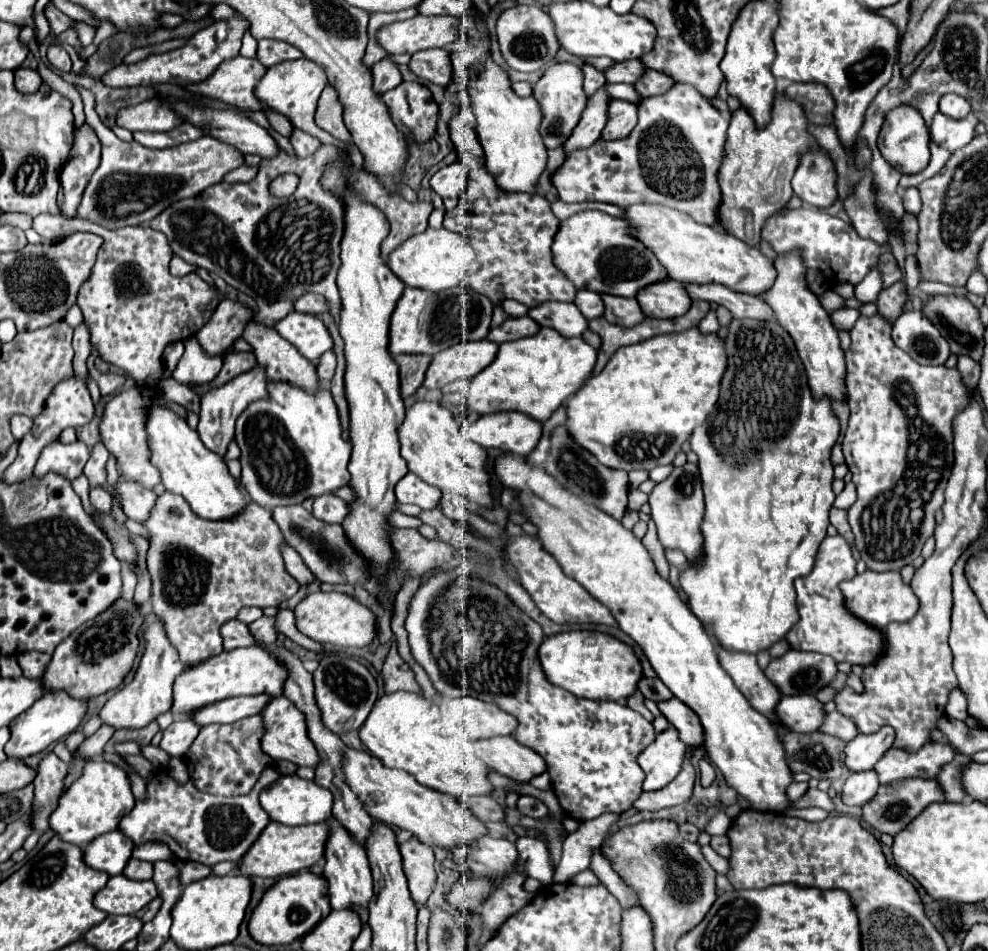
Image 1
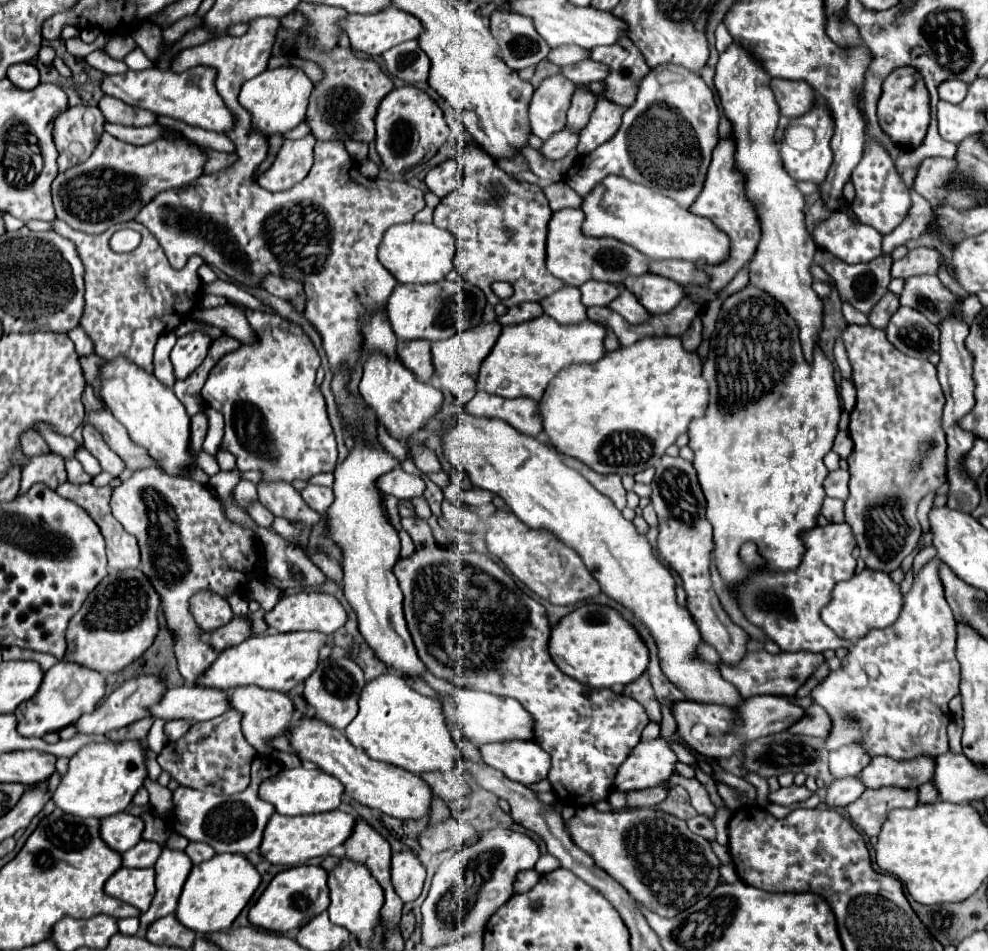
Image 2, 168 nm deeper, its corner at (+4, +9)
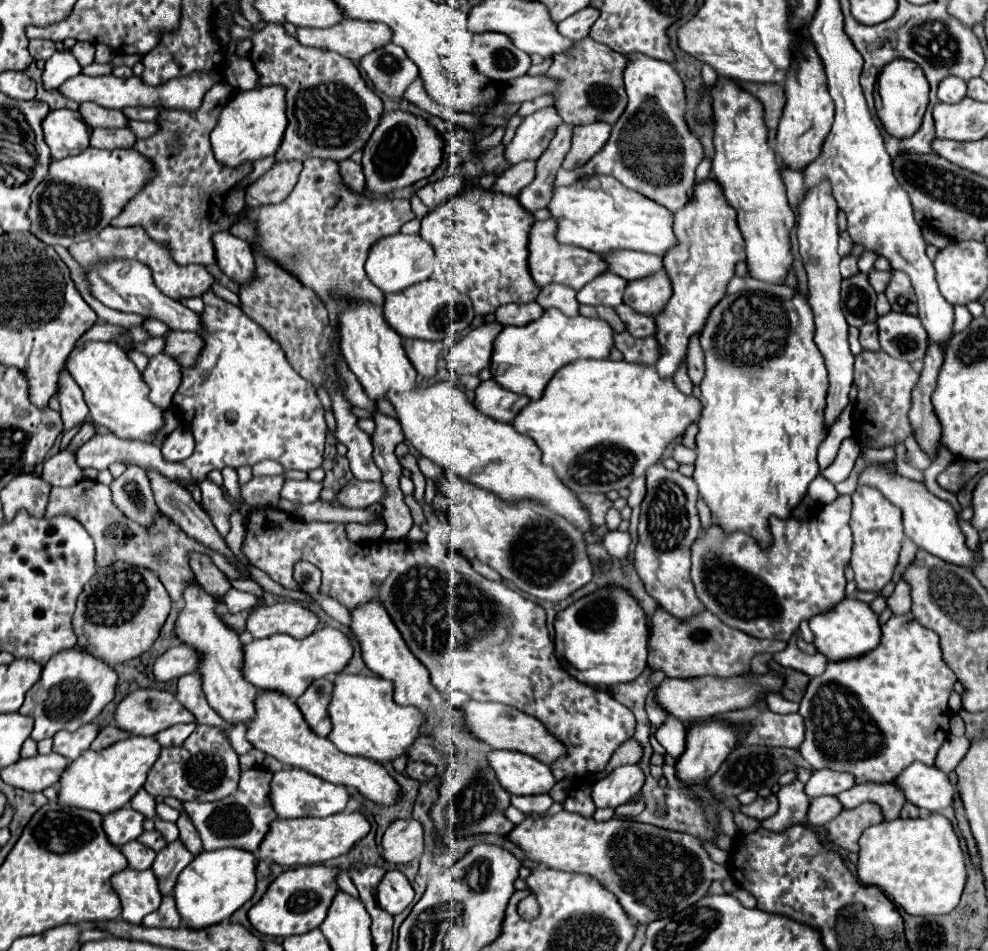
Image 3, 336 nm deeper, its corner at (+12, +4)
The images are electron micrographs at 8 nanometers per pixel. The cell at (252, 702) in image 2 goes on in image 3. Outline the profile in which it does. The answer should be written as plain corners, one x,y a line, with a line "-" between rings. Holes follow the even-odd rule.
188,586
184,592
184,608
176,622
176,634
184,644
198,648
202,654
200,674
208,704
228,724
248,724
254,718
254,700
258,700
258,688
242,678
238,670
242,666
242,642
238,640
238,634
218,618
216,608
218,600
208,596
202,588

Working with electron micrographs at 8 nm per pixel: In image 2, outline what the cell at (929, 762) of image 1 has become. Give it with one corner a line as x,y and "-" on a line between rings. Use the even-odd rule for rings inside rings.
872,759
872,763
862,771
860,781
866,789
880,787
900,787
900,789
918,789
930,781
934,775
934,759
912,759
912,761
894,761
894,759

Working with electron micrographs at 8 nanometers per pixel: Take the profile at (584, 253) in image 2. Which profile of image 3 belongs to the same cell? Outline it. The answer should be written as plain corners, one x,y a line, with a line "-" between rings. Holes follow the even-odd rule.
544,220
544,222
534,222
534,226
530,230
528,268
530,268
534,282
540,288
556,282
556,284
564,284
564,286
570,286
574,290
580,290
584,284
588,284
596,276
606,272
606,260
602,260
602,256
598,256
590,250
582,250
578,246
558,244
558,240
554,236
554,228
556,228
554,220

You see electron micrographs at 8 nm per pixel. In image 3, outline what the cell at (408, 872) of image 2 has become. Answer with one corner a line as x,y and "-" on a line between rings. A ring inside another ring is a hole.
388,870
378,886
378,902
392,916
400,914
414,900
414,888
400,870

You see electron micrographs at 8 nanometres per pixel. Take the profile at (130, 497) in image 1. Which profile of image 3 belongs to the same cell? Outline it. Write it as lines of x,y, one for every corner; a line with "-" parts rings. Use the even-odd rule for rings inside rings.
66,372
60,374
60,384
62,384
62,390
60,390
58,400
60,400
64,428
72,430
84,422
84,418
88,416
88,406
82,398
80,386

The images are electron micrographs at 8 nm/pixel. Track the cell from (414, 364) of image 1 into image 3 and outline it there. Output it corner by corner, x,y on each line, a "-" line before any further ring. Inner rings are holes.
402,340
408,360
420,374
420,378
432,378
438,370
438,358
444,348
442,342
426,342
426,340

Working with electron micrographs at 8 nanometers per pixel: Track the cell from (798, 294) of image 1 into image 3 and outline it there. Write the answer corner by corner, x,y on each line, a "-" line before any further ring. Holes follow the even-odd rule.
720,78
710,90
714,104
714,162
712,176
724,190
726,200
738,212
738,226
746,240
748,274
756,280
784,284
792,262
790,230
796,224
796,214
786,200
780,164
768,144
768,128
762,124
762,102
730,80

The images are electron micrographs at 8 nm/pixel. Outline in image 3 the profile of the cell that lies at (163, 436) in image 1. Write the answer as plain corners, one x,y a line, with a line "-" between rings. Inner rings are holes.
88,342
84,350
74,350
70,354
68,370
82,388
86,406
90,408
90,418
96,424
108,428
118,438
148,444
158,442
158,436
166,424
164,410
148,400
150,388
124,350
120,350
114,342

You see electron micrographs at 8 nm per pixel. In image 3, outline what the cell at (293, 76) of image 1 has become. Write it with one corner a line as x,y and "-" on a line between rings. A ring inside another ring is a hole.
258,86
254,90
238,92
222,110
216,128
210,134
212,150
218,162
226,166
240,166
246,160
256,162
258,158
270,156
282,144
286,130
286,88
282,86

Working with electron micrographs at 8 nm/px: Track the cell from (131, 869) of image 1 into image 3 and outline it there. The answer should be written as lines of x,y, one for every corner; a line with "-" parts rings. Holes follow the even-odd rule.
132,840
130,844
122,846
122,854
128,860
128,868
132,870
148,870
156,858
156,852
152,848
146,848
138,840

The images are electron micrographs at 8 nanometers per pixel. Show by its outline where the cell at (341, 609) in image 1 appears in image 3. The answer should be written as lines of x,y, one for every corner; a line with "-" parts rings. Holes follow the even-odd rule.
276,602
272,606
258,606
248,616
246,630
252,638
266,638
272,634
290,634
306,638
320,628
320,618
298,602

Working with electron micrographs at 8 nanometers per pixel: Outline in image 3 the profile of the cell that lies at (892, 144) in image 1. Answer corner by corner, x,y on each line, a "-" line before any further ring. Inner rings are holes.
898,58
884,66
884,70
878,76
876,82
876,94
874,94
874,106
876,114
886,128
886,132
898,140
904,140
906,136
912,136
918,130
918,124
922,124
922,116
928,106
928,82
924,78
922,68
916,62

